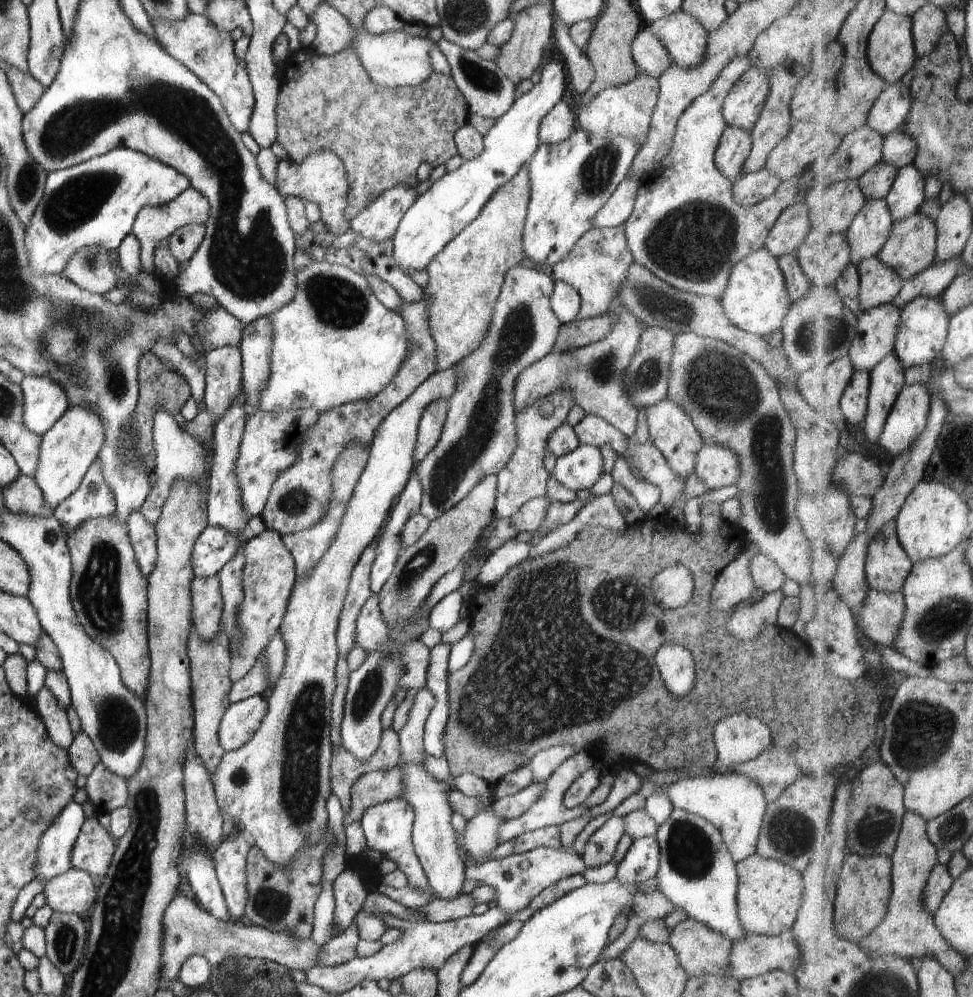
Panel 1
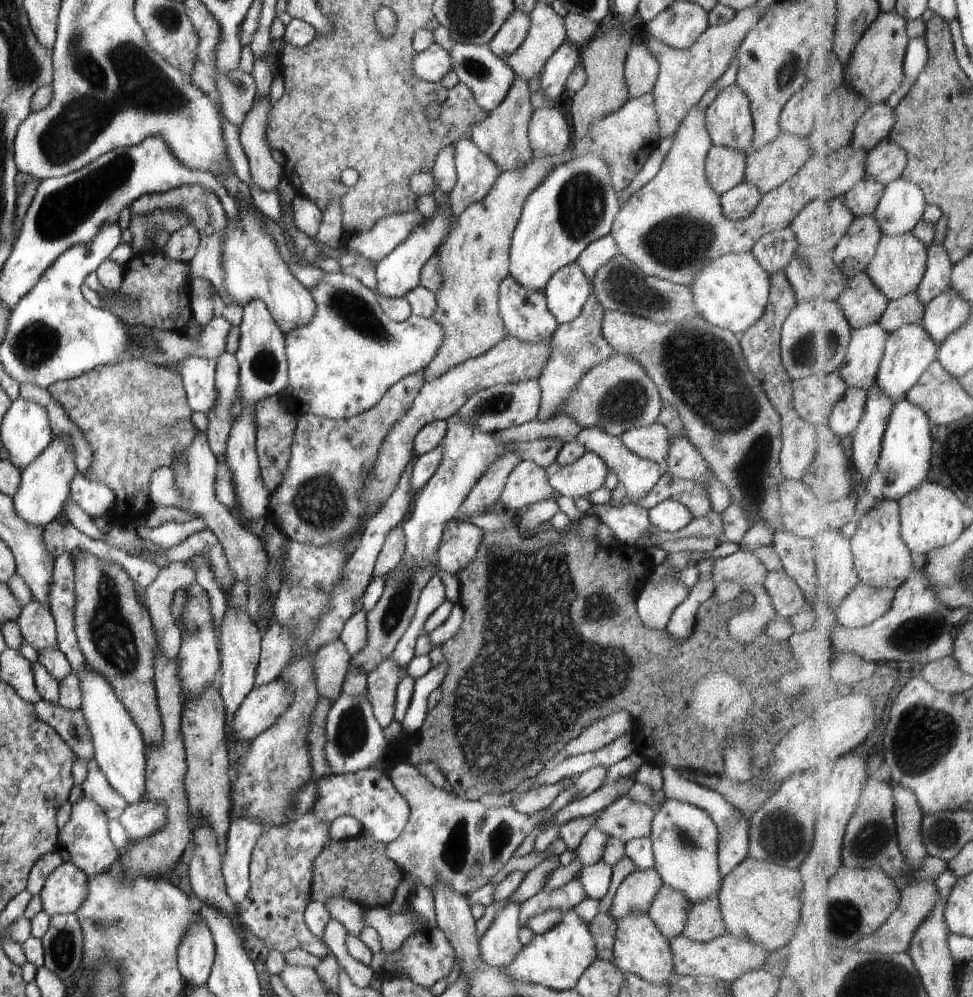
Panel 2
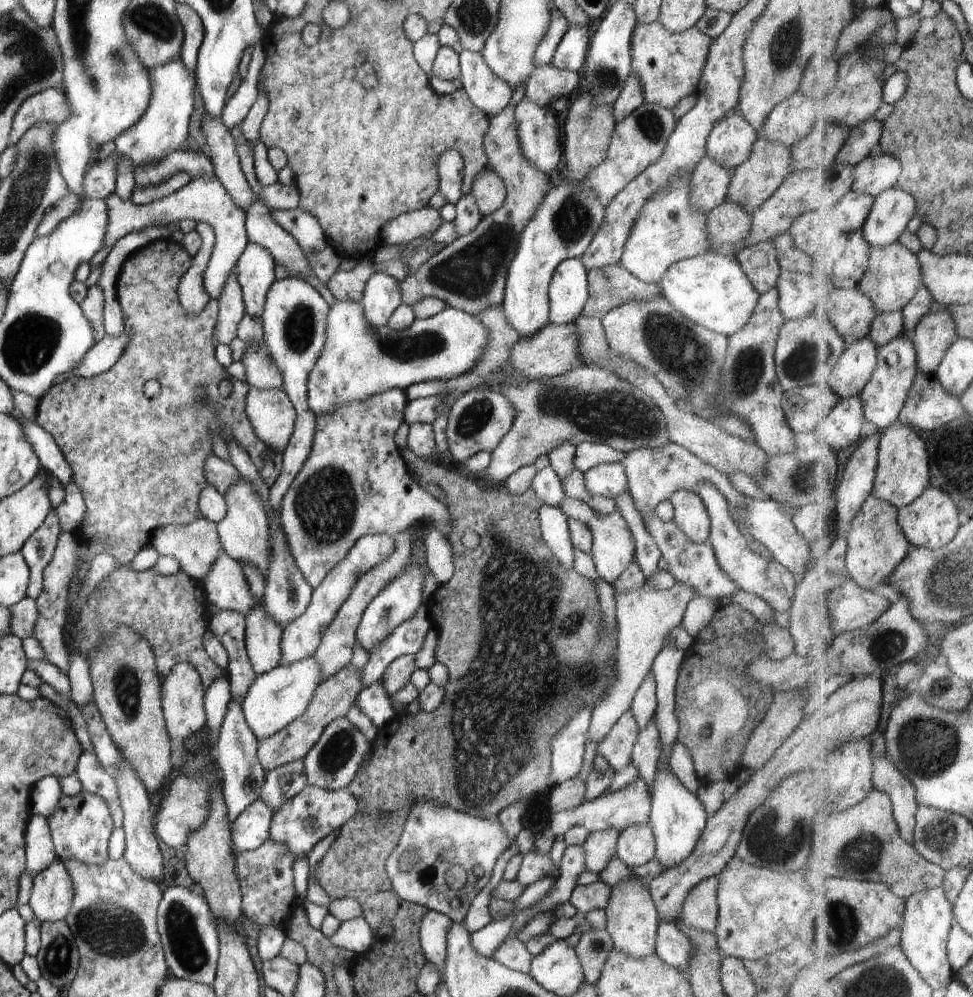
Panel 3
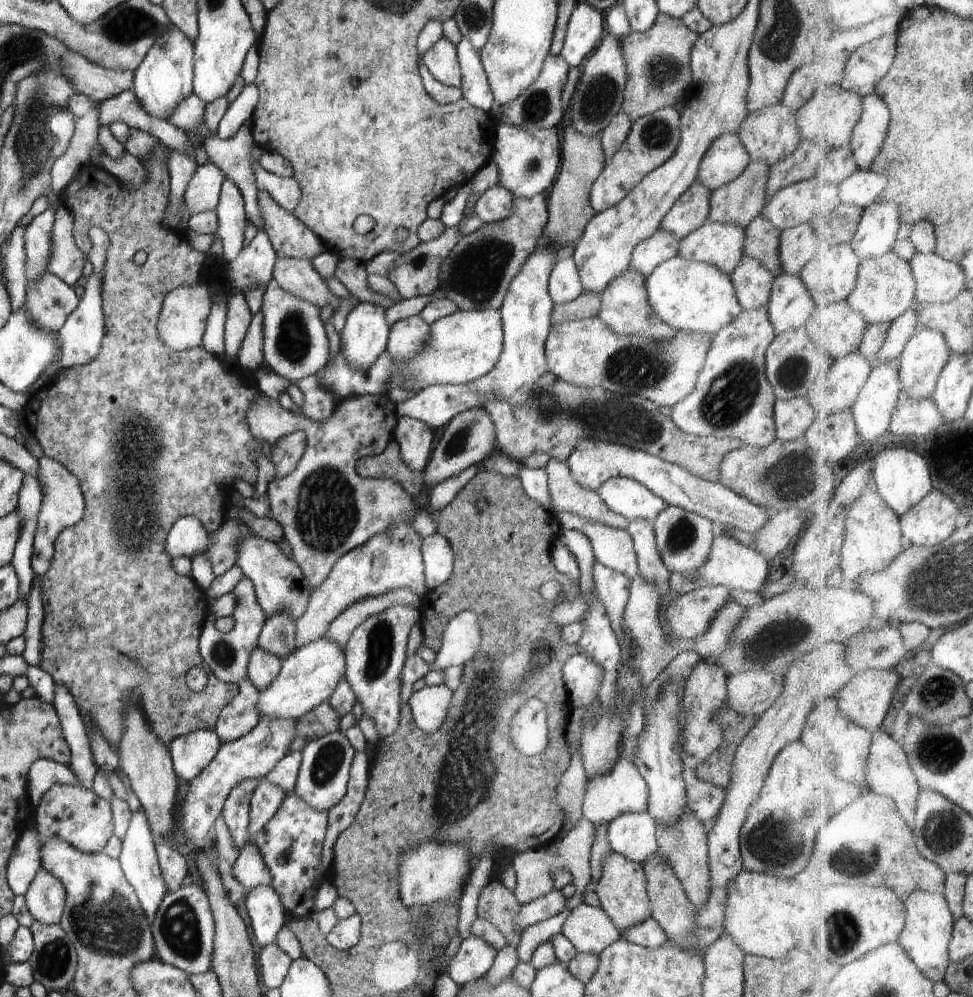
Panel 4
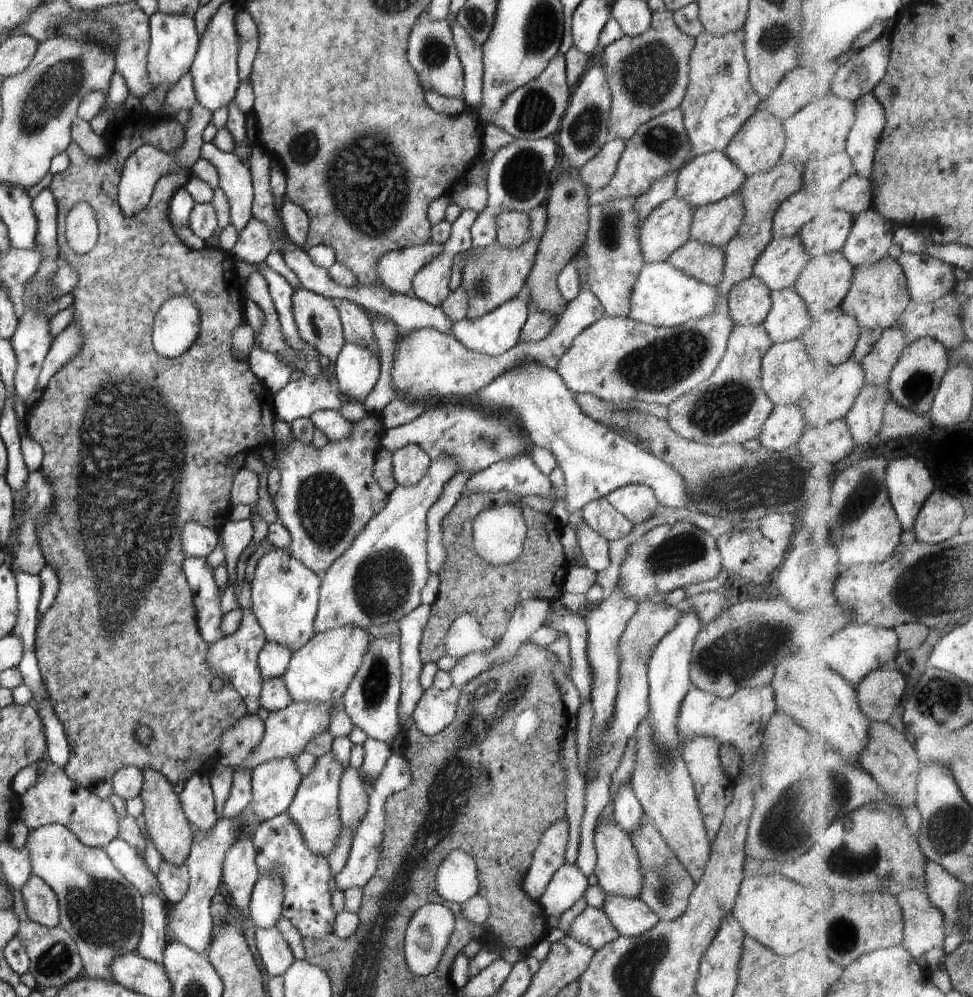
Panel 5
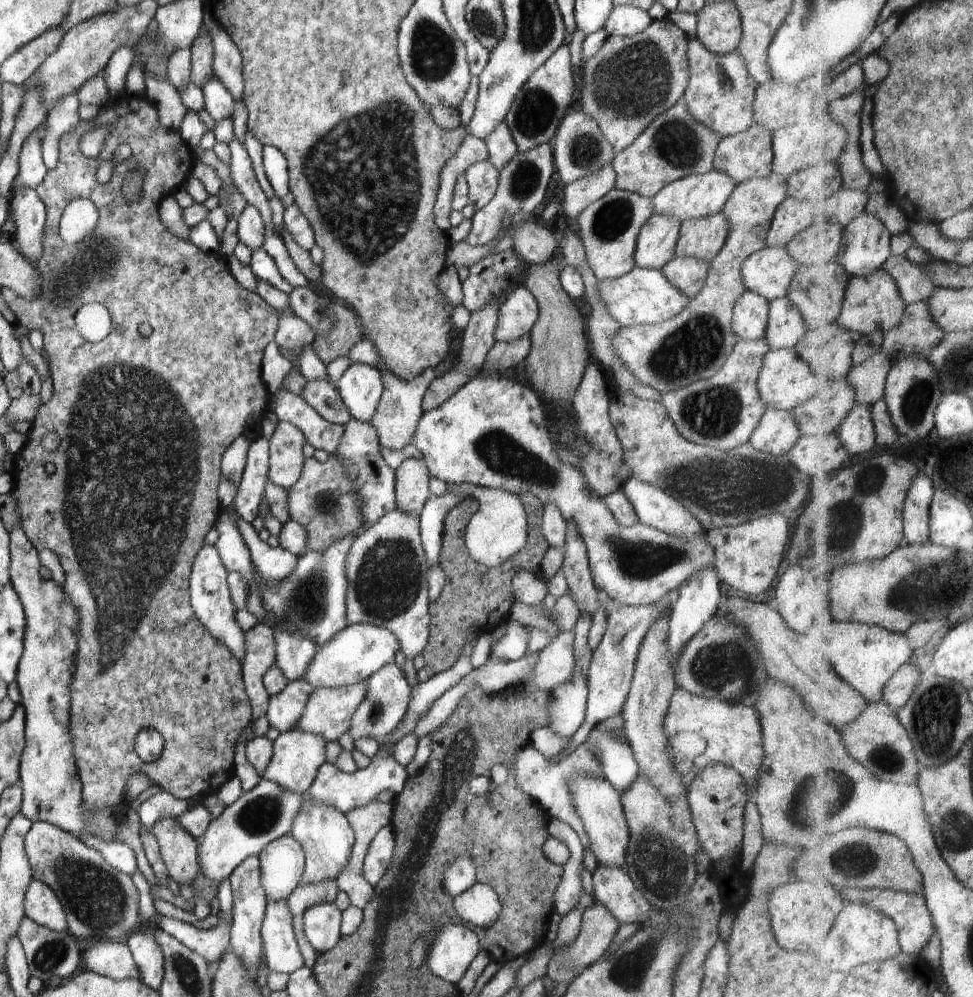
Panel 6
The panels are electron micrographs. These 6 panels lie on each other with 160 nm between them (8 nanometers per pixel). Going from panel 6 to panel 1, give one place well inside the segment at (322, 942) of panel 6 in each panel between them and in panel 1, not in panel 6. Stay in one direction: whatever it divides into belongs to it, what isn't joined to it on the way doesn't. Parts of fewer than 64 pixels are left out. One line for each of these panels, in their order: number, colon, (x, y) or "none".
1: (388, 826)
2: (368, 795)
3: (303, 821)
4: (290, 844)
5: (309, 886)

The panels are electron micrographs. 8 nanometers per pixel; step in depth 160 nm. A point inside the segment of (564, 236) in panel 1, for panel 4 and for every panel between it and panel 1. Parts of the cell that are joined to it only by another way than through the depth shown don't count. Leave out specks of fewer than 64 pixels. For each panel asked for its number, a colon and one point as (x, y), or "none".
2: (575, 205)
3: (570, 214)
4: (521, 372)

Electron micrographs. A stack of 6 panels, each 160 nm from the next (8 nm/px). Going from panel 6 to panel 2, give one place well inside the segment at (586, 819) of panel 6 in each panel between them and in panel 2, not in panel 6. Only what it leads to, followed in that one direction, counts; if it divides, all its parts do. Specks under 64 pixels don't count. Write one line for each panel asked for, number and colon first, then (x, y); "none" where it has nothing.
2: (640, 948)
3: (632, 920)
4: (622, 889)
5: (617, 869)

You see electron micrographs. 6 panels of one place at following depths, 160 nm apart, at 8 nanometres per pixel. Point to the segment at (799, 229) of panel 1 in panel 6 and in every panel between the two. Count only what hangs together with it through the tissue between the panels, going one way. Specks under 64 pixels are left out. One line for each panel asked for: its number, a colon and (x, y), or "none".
2: (773, 251)
3: (759, 262)
4: (753, 284)
5: (749, 302)
6: (751, 313)

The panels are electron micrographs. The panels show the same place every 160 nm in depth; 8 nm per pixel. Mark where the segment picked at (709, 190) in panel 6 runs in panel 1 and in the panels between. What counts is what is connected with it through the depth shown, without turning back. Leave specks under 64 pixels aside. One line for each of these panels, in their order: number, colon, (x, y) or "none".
1: (741, 108)
2: (729, 121)
3: (730, 142)
4: (726, 158)
5: (708, 178)

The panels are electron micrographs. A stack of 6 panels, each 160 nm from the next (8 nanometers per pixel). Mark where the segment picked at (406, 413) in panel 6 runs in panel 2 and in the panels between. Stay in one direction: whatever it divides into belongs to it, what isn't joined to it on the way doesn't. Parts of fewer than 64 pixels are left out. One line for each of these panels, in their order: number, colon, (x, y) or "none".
2: (266, 174)
3: (260, 228)
4: (297, 276)
5: (356, 325)

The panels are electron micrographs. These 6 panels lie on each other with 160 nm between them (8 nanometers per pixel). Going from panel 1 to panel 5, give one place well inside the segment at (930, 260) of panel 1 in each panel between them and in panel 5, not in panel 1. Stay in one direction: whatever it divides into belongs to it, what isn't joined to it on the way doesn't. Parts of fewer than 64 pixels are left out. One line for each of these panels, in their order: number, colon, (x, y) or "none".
2: (899, 268)
3: (895, 275)
4: (887, 288)
5: (881, 294)

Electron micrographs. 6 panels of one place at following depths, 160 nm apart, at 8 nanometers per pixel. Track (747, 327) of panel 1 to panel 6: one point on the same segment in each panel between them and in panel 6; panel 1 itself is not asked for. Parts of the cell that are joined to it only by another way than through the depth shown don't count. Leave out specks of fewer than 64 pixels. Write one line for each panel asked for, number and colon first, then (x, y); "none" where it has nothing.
2: (731, 292)
3: (711, 290)
4: (692, 296)
5: (664, 297)
6: (643, 296)

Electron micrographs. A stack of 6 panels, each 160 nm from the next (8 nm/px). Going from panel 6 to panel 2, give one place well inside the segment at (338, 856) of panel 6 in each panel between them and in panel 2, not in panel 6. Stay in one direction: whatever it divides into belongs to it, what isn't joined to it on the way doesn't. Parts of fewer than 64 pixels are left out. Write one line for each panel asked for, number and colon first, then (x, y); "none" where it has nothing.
2: (355, 741)
3: (331, 764)
4: (324, 771)
5: (315, 808)

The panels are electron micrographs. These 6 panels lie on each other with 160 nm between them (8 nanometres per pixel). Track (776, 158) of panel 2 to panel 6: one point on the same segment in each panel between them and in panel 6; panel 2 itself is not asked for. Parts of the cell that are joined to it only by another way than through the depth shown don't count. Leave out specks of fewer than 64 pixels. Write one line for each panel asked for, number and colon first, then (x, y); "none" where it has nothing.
3: (755, 180)
4: (743, 199)
5: (717, 223)
6: (703, 238)

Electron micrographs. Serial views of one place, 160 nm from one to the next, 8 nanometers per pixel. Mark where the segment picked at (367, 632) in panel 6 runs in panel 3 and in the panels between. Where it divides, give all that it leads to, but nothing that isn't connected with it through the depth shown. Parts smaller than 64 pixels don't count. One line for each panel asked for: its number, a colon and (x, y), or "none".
3: (276, 698)
4: (310, 675)
5: (321, 671)

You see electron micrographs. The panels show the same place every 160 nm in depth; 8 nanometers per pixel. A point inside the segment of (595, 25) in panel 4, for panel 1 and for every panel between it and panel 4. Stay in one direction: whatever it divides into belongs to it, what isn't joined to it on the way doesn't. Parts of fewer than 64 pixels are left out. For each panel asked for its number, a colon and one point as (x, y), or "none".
1: (429, 223)
2: (560, 65)
3: (571, 53)

